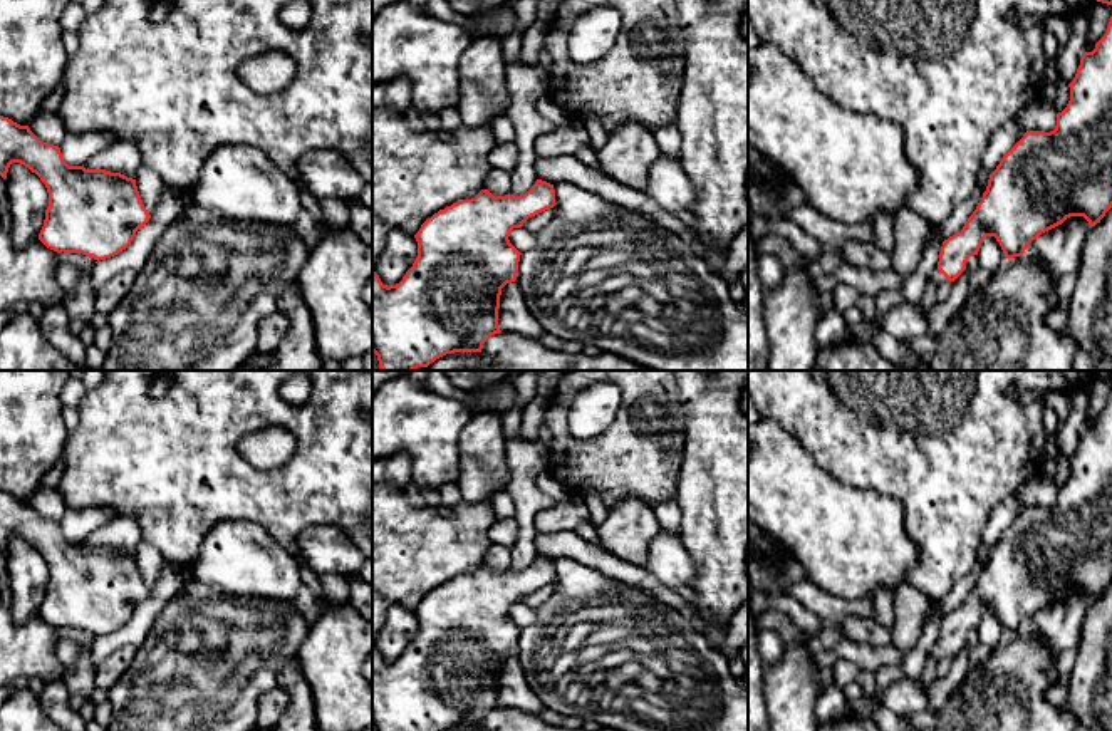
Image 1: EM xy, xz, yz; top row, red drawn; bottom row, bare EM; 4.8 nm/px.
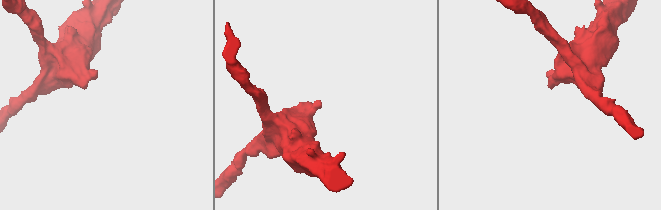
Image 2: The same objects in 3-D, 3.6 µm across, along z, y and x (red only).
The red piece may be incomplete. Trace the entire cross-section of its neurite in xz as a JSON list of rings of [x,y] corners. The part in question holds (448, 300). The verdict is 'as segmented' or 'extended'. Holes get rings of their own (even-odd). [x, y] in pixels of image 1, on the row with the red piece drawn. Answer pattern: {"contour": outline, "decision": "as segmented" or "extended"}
{"contour": [[[537,179],[525,194],[493,196],[481,189],[475,198],[453,203],[428,218],[414,235],[418,257],[399,283],[387,287],[372,272],[372,352],[377,355],[379,369],[414,371],[446,354],[481,352],[483,344],[501,332],[498,327],[501,288],[515,282],[518,273],[522,253],[510,243],[510,231],[553,206],[553,184]]], "decision": "as segmented"}

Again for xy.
{"contour": [[[0,116],[0,176],[12,163],[35,173],[49,193],[39,240],[57,253],[82,253],[94,260],[126,250],[151,215],[136,179],[106,169],[69,166],[59,146],[40,141],[29,126]]], "decision": "as segmented"}

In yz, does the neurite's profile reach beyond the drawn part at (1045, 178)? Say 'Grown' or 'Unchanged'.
Grown

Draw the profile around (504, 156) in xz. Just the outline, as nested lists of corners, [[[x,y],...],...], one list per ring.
[[[513,141],[498,143],[488,154],[488,161],[493,169],[501,169],[512,174],[518,163],[518,148]]]

